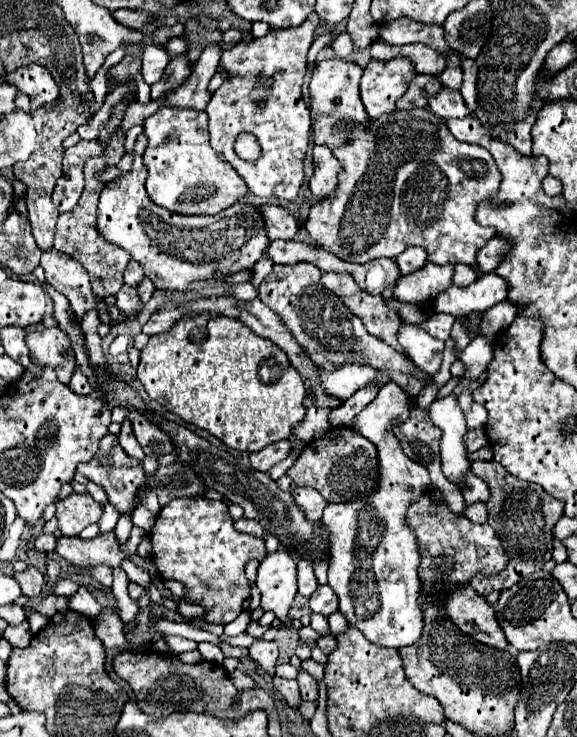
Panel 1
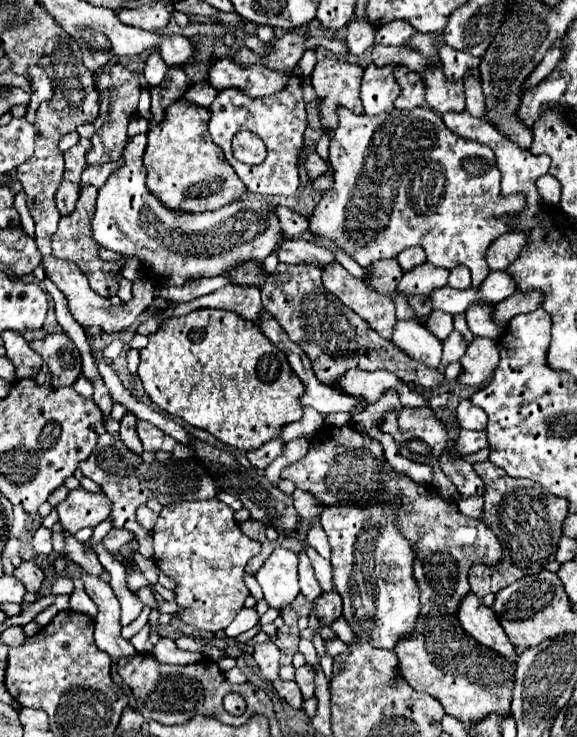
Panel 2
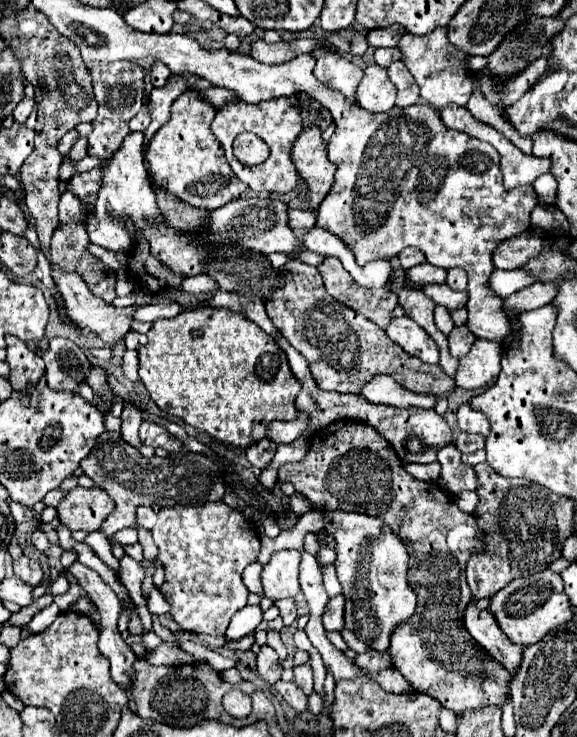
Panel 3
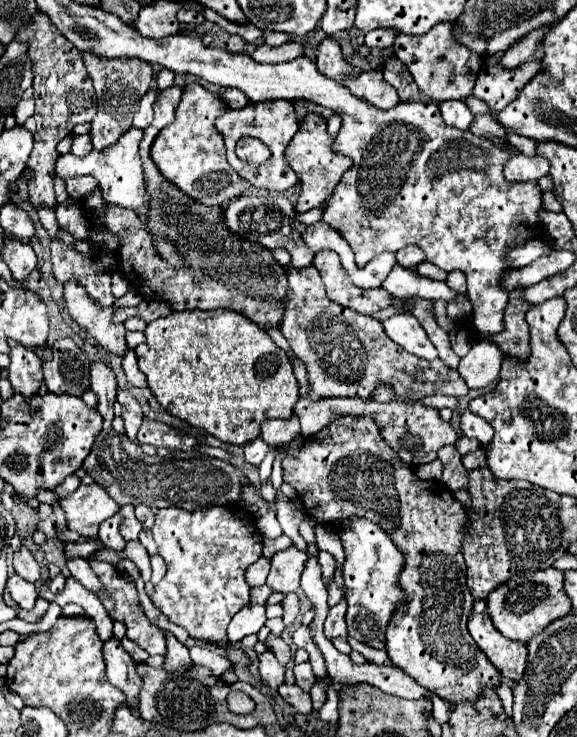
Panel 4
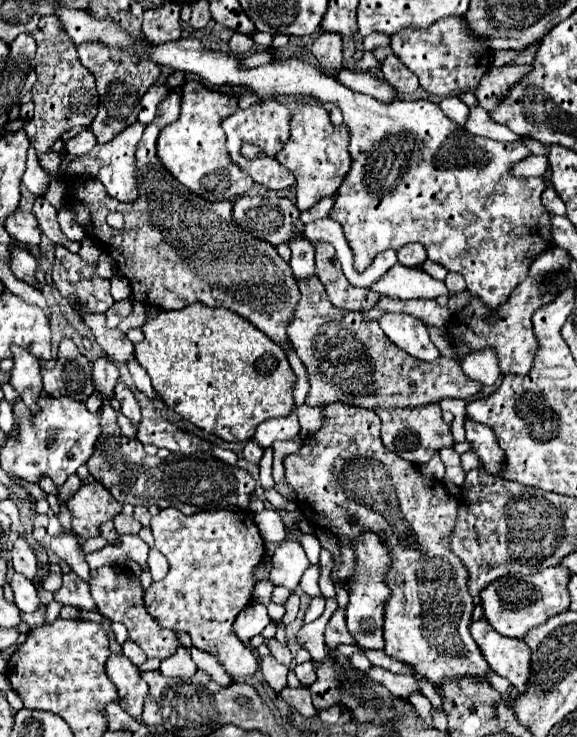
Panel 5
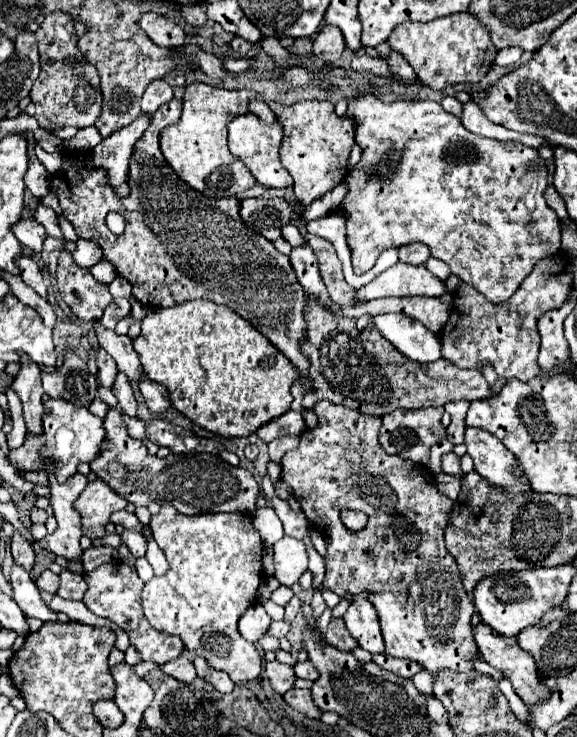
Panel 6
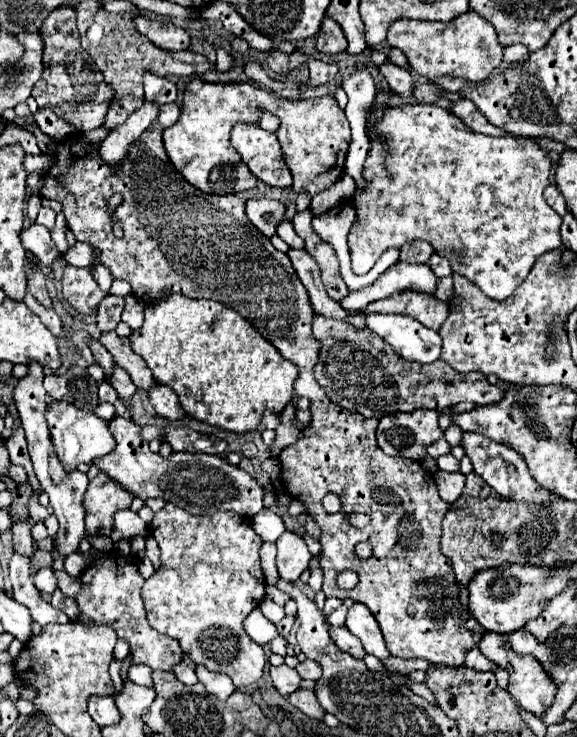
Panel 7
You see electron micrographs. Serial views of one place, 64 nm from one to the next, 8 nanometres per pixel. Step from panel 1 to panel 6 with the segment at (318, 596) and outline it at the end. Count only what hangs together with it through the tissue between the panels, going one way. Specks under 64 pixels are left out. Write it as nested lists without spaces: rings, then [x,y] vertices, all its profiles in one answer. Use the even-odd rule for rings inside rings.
[[[342,618],[332,620],[324,636],[326,636],[326,642],[328,642],[330,646],[338,648],[338,650],[350,652],[350,650],[358,648],[358,642],[350,636],[350,632],[348,632],[348,628],[346,628],[346,624],[344,624],[344,620],[342,620]]]

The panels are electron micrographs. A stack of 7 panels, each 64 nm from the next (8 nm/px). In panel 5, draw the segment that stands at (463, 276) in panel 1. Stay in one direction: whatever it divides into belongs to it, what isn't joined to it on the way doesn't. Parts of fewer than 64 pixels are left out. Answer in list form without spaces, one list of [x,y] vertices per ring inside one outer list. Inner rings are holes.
[[[448,274],[446,276],[446,280],[444,280],[444,284],[446,284],[446,288],[448,288],[448,292],[454,296],[454,294],[458,294],[458,292],[464,292],[466,290],[466,284],[464,284],[464,278],[460,276],[460,274]]]

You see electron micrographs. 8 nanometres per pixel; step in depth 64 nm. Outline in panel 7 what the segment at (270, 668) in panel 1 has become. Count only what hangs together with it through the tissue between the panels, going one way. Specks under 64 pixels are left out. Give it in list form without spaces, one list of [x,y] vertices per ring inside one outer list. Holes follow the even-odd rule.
[[[286,664],[282,666],[270,666],[270,676],[274,682],[274,688],[282,694],[282,696],[290,696],[292,692],[296,692],[300,688],[300,676],[296,670],[288,668]]]

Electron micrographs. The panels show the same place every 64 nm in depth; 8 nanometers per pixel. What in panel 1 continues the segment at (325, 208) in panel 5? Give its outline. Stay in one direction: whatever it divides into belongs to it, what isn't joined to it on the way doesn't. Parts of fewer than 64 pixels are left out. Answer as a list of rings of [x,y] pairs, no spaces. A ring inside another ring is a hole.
[[[264,206],[262,216],[266,220],[266,230],[270,240],[294,240],[296,232],[300,230],[300,224],[296,222],[294,214],[290,214],[282,206]]]

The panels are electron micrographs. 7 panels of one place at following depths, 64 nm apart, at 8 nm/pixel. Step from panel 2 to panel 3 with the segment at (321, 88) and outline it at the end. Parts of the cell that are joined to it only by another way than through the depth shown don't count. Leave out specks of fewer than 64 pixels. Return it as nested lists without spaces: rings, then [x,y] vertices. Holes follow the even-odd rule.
[[[338,52],[320,54],[320,58],[316,60],[316,68],[314,68],[314,76],[320,82],[332,84],[332,88],[344,92],[348,100],[354,100],[354,92],[356,92],[358,82],[362,80],[362,72],[364,70],[360,66],[342,58]]]

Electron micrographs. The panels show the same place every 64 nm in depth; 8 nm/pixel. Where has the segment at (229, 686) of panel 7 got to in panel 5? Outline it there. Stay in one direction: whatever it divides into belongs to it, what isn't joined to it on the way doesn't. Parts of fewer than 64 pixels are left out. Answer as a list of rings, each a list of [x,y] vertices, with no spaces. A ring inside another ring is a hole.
[[[190,648],[190,654],[192,654],[192,660],[196,662],[198,670],[206,672],[216,684],[220,684],[220,686],[230,686],[230,684],[232,684],[232,678],[224,672],[222,664],[220,664],[212,654],[202,652],[202,650],[198,650],[198,648]]]

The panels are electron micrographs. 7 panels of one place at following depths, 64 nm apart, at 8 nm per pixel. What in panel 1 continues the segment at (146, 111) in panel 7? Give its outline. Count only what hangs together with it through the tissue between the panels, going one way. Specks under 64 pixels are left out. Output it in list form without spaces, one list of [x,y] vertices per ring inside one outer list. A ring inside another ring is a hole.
[[[140,134],[136,138],[132,156],[132,170],[122,174],[120,178],[108,182],[98,200],[98,212],[96,212],[96,230],[102,234],[102,238],[122,250],[126,250],[134,260],[138,260],[146,272],[146,276],[156,284],[158,290],[178,290],[178,292],[192,292],[204,290],[206,286],[216,286],[220,280],[216,272],[222,272],[222,276],[228,276],[230,272],[240,272],[244,266],[248,266],[248,258],[262,258],[264,248],[268,248],[270,238],[266,236],[266,226],[262,220],[262,214],[258,206],[248,202],[238,202],[214,216],[182,216],[176,212],[170,212],[150,200],[146,194],[144,182],[146,182],[146,166],[142,164],[142,154],[146,150],[146,134]]]

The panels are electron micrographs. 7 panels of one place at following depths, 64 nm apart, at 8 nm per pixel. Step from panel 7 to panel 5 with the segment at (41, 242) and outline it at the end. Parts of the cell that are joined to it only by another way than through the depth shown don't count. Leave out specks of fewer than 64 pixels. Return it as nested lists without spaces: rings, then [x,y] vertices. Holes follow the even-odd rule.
[[[18,210],[16,216],[10,216],[10,218],[6,220],[6,230],[8,230],[8,234],[10,234],[16,242],[20,242],[20,244],[24,244],[24,246],[32,246],[32,248],[34,248],[34,246],[40,246],[42,230],[40,230],[40,226],[38,226],[38,222],[36,222],[36,216],[30,214],[30,212]]]

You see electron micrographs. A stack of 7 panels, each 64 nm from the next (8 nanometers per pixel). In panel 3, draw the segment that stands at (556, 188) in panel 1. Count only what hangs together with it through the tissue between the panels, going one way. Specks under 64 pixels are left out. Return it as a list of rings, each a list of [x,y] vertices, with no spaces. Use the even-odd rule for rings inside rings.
[[[544,174],[534,182],[534,190],[538,194],[540,204],[544,206],[552,206],[556,204],[556,180],[552,174]]]

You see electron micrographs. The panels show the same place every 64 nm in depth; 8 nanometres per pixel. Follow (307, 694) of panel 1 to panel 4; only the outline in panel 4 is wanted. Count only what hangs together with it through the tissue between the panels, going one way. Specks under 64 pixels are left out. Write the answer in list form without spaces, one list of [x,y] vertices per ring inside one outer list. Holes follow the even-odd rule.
[[[304,662],[304,664],[296,664],[294,666],[294,676],[296,676],[296,684],[300,688],[304,688],[306,692],[312,688],[312,684],[316,682],[314,674],[312,674],[312,666],[310,662]]]

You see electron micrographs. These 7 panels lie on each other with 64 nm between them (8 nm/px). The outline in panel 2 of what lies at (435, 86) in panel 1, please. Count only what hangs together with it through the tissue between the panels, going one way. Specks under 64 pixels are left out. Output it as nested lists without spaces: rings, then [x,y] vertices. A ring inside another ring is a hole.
[[[396,66],[394,78],[402,88],[400,96],[394,102],[398,110],[410,110],[424,104],[424,82],[418,78],[418,74],[410,72],[406,66]]]

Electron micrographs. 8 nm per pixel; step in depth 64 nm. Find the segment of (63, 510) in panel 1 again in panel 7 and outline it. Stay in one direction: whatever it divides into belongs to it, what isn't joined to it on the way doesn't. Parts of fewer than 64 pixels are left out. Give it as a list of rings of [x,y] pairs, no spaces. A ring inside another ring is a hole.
[[[102,472],[94,480],[90,480],[84,498],[88,536],[110,536],[114,526],[114,514],[118,510],[130,508],[134,500],[128,490],[124,490],[116,480]]]

